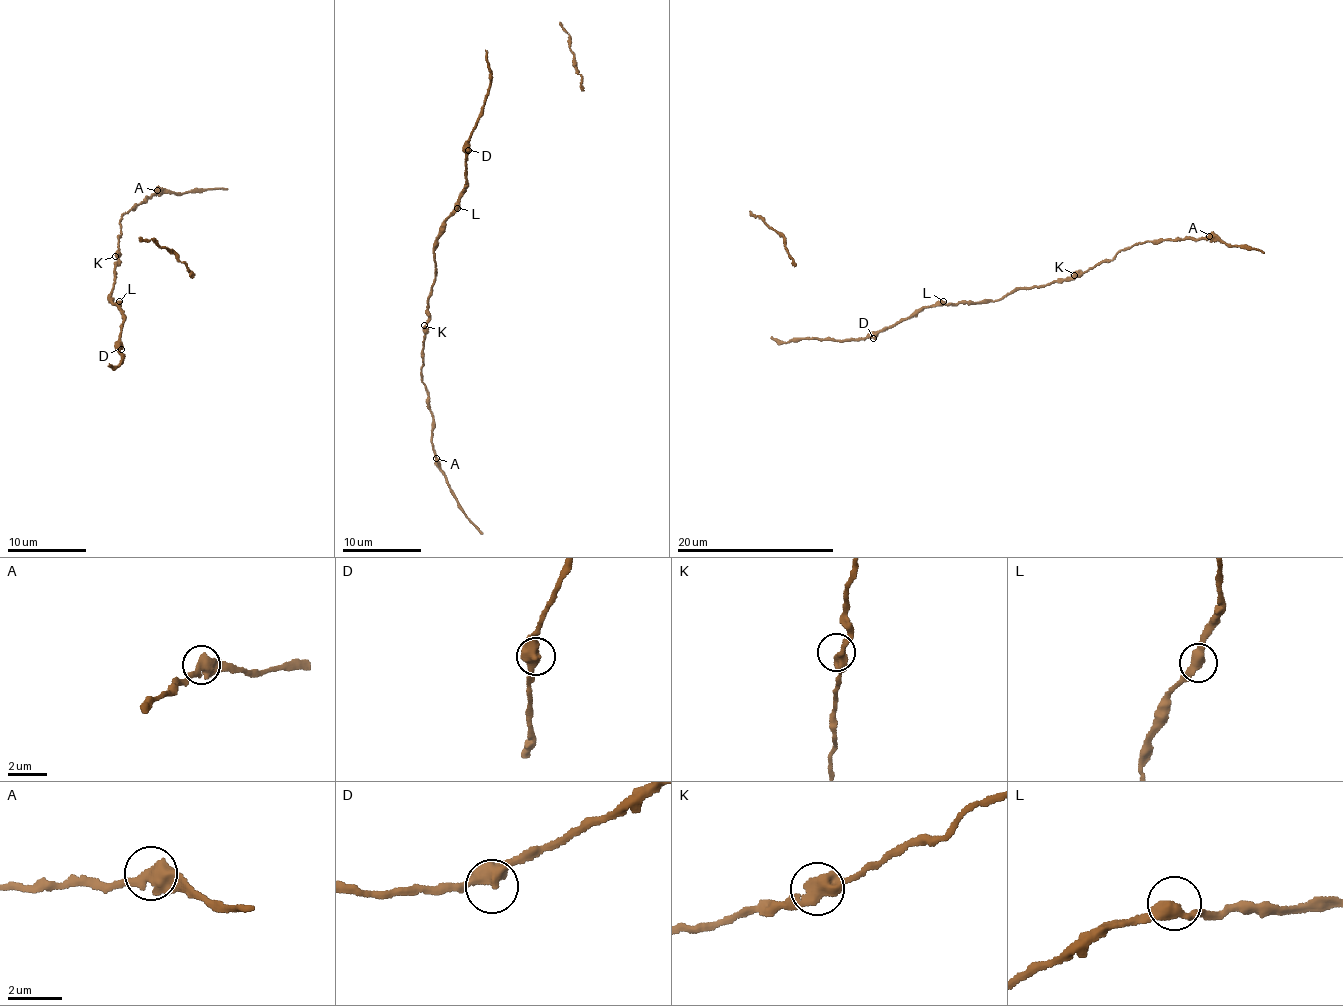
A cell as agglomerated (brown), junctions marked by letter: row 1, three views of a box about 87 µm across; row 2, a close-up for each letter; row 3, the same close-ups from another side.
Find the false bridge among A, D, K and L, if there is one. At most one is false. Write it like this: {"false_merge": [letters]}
{"false_merge": []}

